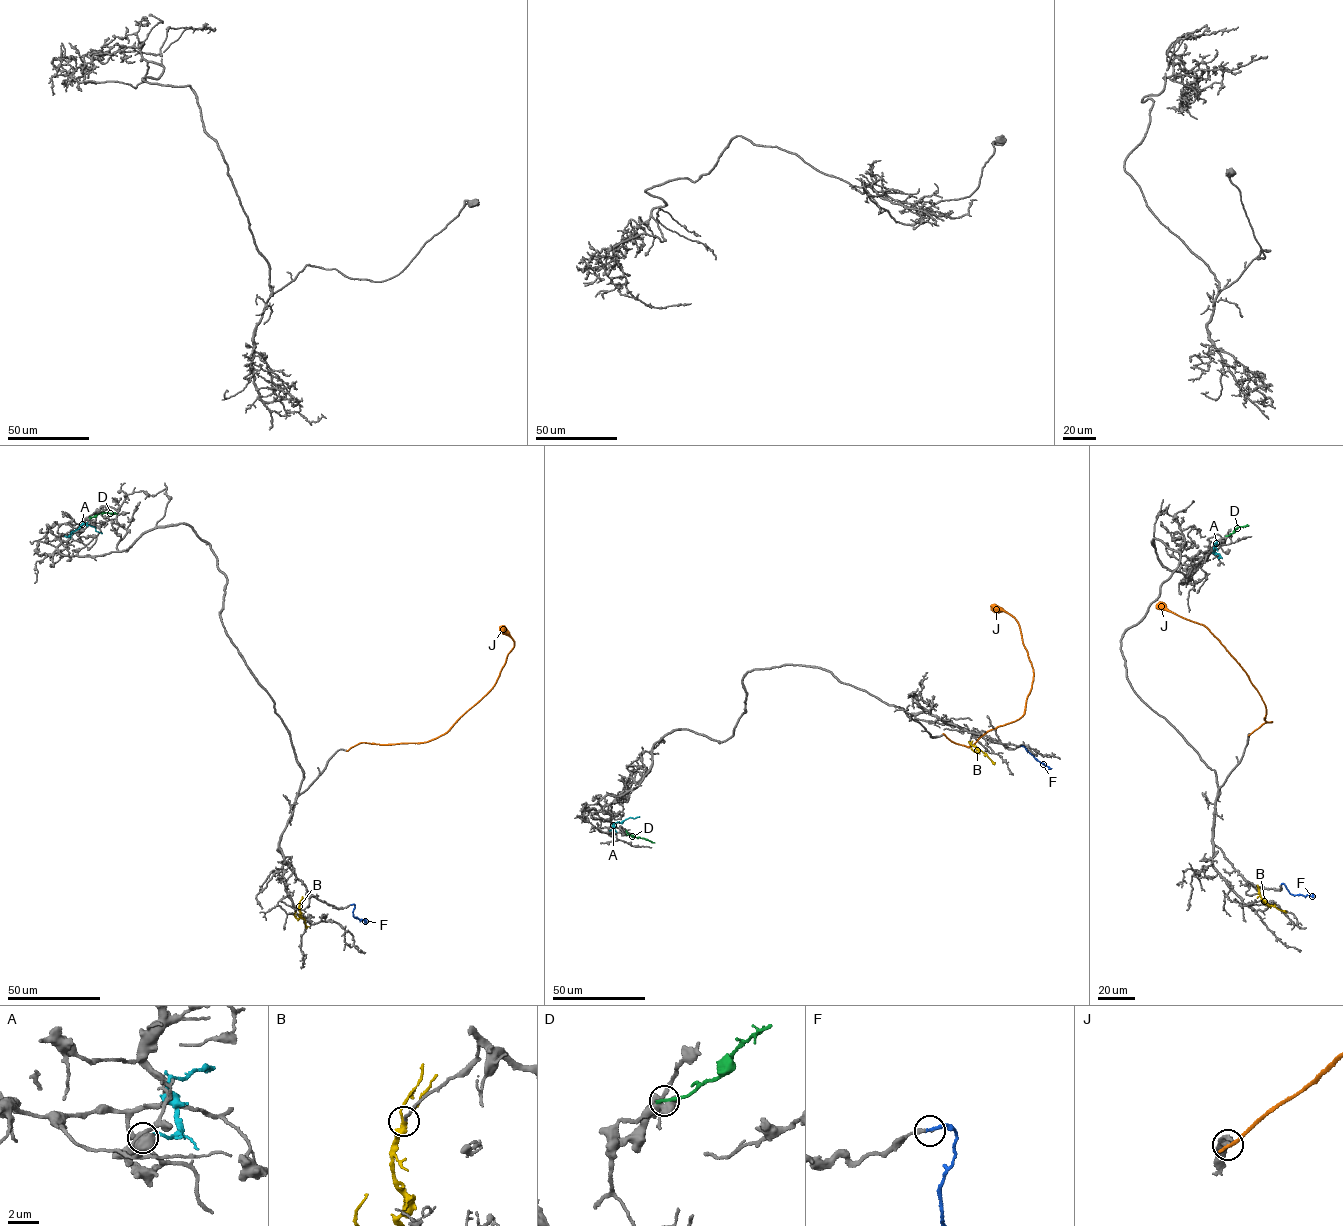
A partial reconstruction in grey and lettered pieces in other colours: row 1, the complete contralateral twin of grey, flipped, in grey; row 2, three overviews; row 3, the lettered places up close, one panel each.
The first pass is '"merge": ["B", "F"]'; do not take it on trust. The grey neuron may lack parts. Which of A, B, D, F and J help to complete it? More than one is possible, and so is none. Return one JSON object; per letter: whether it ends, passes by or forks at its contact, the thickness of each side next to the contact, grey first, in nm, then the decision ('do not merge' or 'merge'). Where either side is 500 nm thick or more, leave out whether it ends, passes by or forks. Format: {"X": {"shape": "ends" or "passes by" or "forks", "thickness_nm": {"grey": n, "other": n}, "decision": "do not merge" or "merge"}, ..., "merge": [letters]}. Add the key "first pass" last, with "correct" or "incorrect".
{"A": {"shape": "ends", "thickness_nm": {"grey": 240, "other": 240}, "decision": "do not merge"}, "B": {"shape": "forks", "thickness_nm": {"grey": 190, "other": 240}, "decision": "do not merge"}, "D": {"shape": "ends", "thickness_nm": {"grey": 480, "other": 240}, "decision": "do not merge"}, "F": {"shape": "ends", "thickness_nm": {"grey": 200, "other": 240}, "decision": "merge"}, "J": {"shape": "ends", "thickness_nm": {"grey": 280, "other": 280}, "decision": "do not merge"}, "merge": ["F"], "first pass": "incorrect"}

